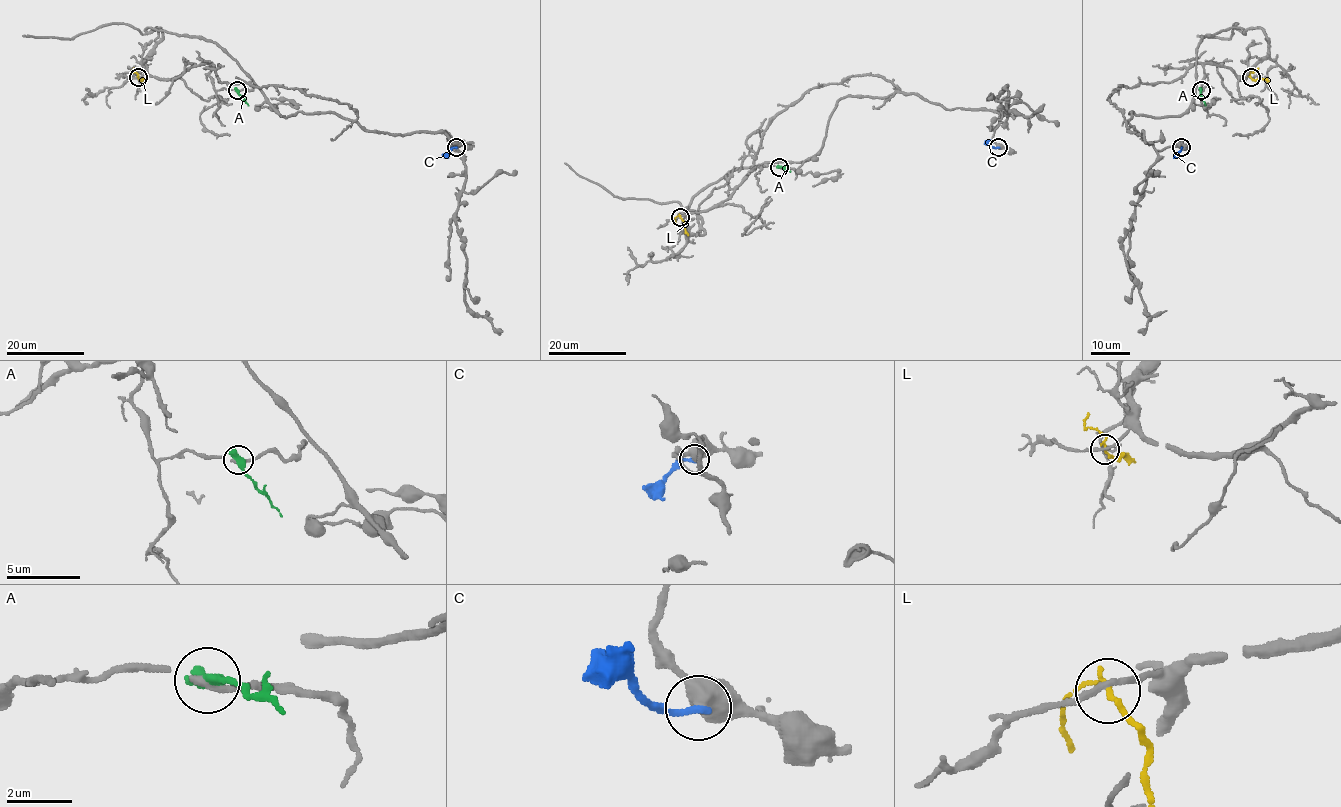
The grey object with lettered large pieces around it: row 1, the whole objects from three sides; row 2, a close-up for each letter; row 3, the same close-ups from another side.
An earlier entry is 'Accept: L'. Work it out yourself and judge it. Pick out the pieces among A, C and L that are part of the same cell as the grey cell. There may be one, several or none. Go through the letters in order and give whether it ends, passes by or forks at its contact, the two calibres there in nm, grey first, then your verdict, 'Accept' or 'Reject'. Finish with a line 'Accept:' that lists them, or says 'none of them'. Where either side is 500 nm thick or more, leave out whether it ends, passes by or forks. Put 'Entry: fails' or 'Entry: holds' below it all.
A: Thickness 170 nm (grey) against 500 nm. Reject
C: It ends there. Thickness 480 nm (grey) against 260 nm. Reject
L: It passes by. Thickness 180 nm (grey) against 150 nm. Reject
Accept: none of them
Entry: fails

